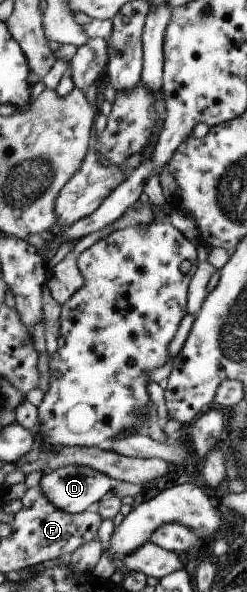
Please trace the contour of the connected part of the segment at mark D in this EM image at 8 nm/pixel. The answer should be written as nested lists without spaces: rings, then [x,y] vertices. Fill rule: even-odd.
[[[69,465],[44,474],[40,483],[44,495],[56,507],[77,514],[93,509],[112,489],[111,477],[92,467]]]

